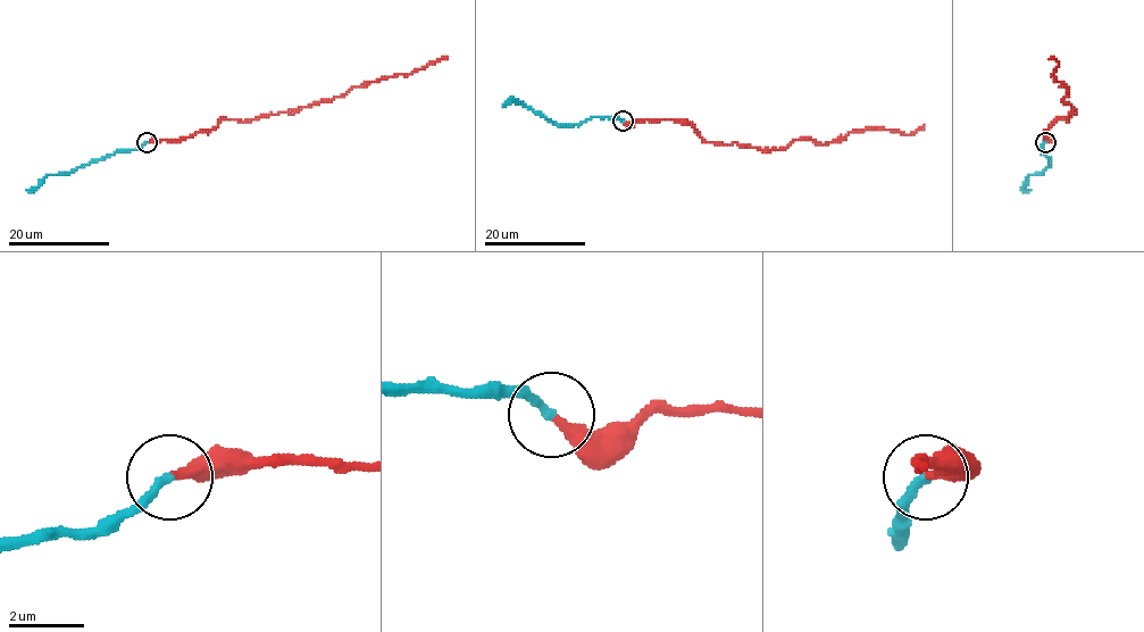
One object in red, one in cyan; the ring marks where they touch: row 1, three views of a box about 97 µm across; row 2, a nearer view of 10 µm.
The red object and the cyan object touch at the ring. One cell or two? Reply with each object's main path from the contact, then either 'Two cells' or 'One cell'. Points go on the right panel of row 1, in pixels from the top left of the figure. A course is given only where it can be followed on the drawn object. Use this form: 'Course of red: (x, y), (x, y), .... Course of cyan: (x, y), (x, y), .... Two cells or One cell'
Course of red: (1045, 142), (1045, 131), (1074, 111), (1062, 101), (1068, 90), (1051, 76), (1058, 63), (1049, 58). Course of cyan: (1045, 142), (1042, 150), (1050, 164), (1041, 174), (1030, 175), (1023, 186), (1030, 190). One cell

